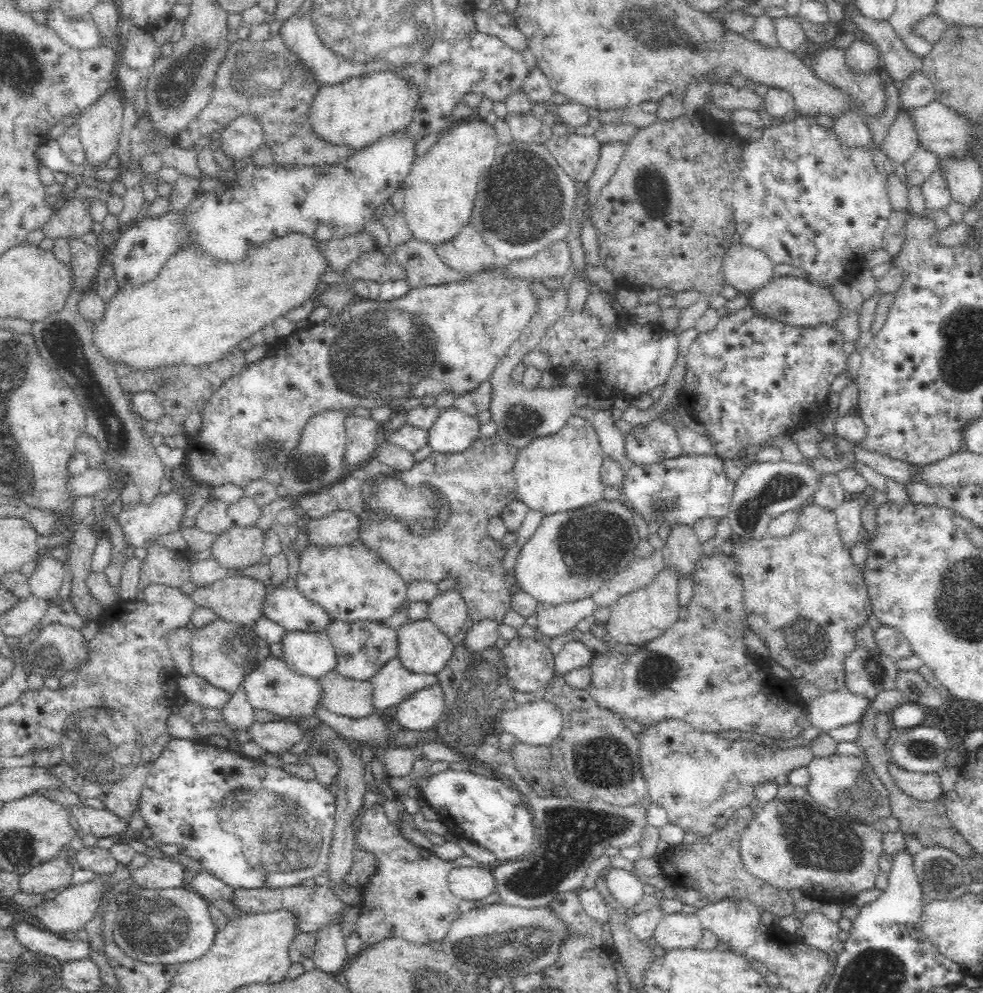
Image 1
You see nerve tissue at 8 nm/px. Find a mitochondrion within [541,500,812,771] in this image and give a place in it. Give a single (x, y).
(586, 543)

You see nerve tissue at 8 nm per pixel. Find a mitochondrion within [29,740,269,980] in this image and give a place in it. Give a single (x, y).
(159, 928)

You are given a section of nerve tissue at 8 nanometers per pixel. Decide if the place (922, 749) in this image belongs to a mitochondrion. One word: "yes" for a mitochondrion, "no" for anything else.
yes

